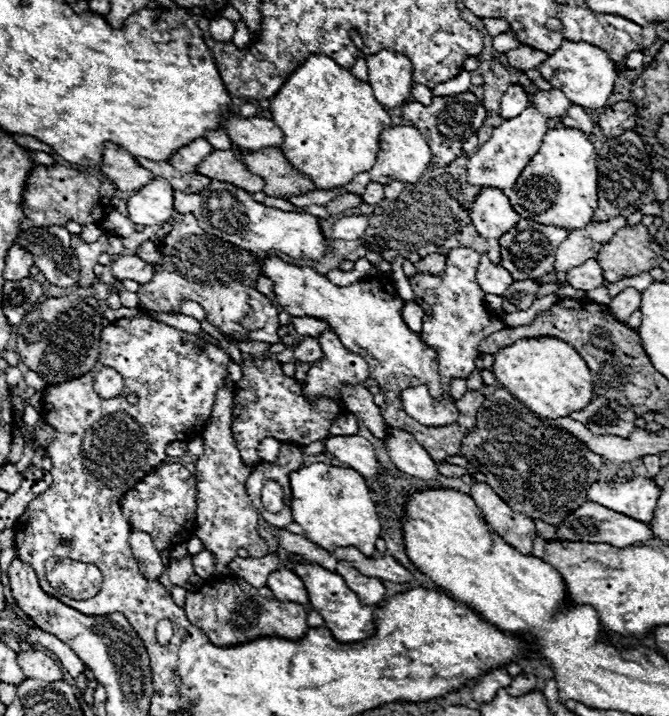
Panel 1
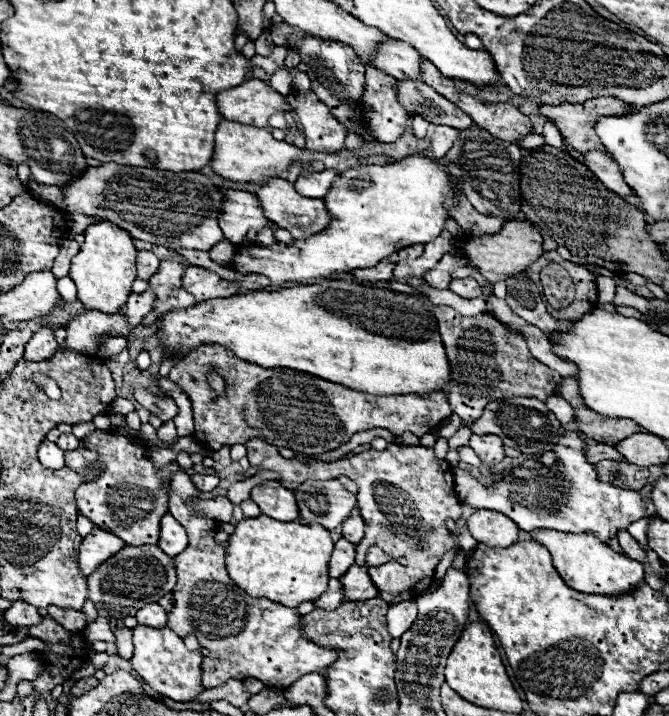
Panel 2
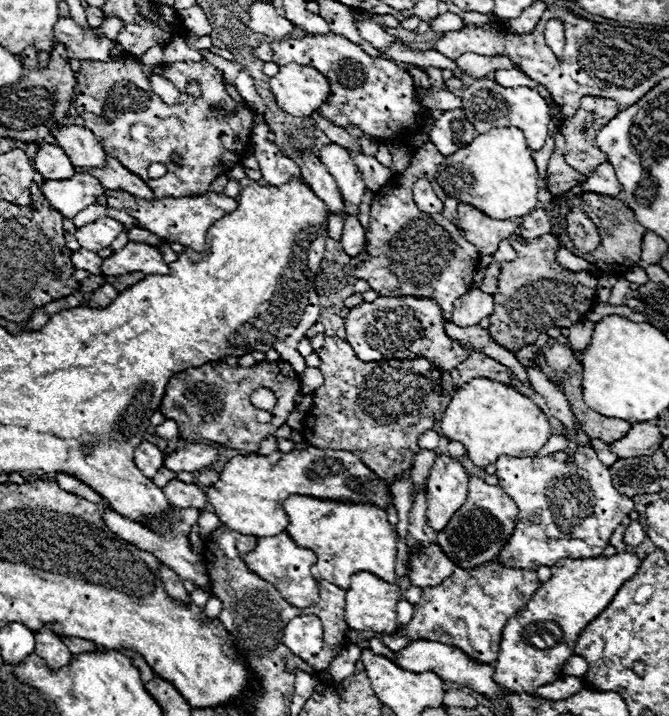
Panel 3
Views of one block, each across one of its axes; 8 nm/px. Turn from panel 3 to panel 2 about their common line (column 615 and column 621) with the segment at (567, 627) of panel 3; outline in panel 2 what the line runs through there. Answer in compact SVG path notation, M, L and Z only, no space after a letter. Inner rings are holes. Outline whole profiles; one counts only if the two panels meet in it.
M534 530L534 540L546 546L554 558L554 566L564 582L582 594L624 596L644 582L644 566L628 556L614 552L608 544L600 542L592 534L574 534L558 530Z

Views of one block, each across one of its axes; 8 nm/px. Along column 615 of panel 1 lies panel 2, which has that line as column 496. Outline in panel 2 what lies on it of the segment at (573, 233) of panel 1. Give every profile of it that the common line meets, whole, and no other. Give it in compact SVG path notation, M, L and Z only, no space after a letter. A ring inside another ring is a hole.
M462 194L460 198L460 206L456 210L450 210L450 214L454 214L452 218L464 228L464 232L468 236L482 236L482 234L496 234L502 224L508 220L512 220L512 216L508 218L498 218L494 216L484 216L480 212L476 212L472 208L472 204L466 200L466 196Z

